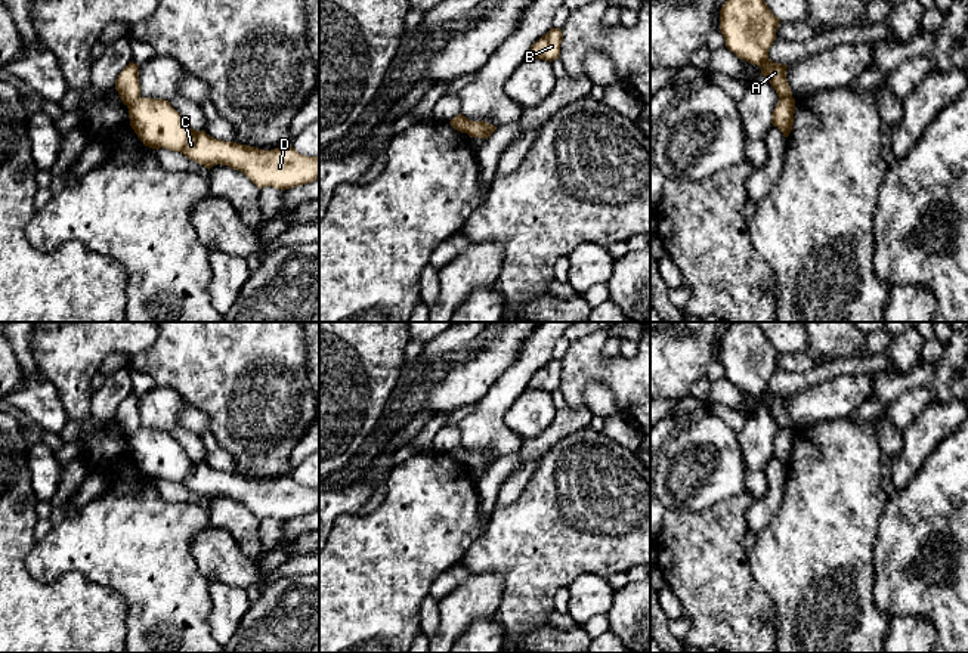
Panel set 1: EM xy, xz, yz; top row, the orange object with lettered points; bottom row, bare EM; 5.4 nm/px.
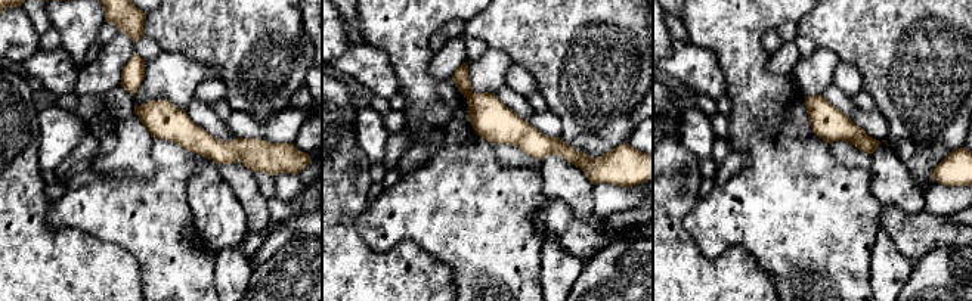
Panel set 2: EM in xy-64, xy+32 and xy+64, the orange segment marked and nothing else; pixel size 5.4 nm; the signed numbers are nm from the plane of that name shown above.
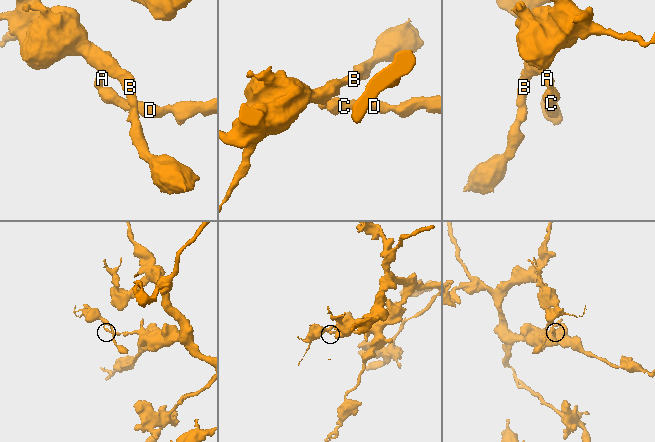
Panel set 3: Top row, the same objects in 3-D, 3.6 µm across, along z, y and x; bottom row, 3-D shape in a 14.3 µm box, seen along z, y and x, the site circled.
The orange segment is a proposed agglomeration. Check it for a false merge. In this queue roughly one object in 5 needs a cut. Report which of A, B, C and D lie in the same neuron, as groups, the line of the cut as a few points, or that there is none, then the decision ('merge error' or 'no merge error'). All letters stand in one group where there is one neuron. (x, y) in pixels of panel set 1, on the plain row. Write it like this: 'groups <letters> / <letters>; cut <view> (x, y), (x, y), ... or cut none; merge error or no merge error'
groups A B / C D; cut yz (791, 427), (779, 432); merge error

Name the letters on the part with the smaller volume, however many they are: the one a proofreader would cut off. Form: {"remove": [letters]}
{"remove": ["A", "B"]}

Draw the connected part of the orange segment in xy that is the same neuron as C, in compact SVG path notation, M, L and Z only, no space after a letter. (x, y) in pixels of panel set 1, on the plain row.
M139 428L129 437L130 457L152 480L166 479L211 499L222 495L244 504L259 520L290 520L319 510L319 488L299 485L291 476L270 482L211 468L194 461L164 430Z

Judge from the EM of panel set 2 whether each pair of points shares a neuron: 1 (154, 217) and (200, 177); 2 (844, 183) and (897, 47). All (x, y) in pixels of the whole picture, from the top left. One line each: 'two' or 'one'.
1: two
2: two

